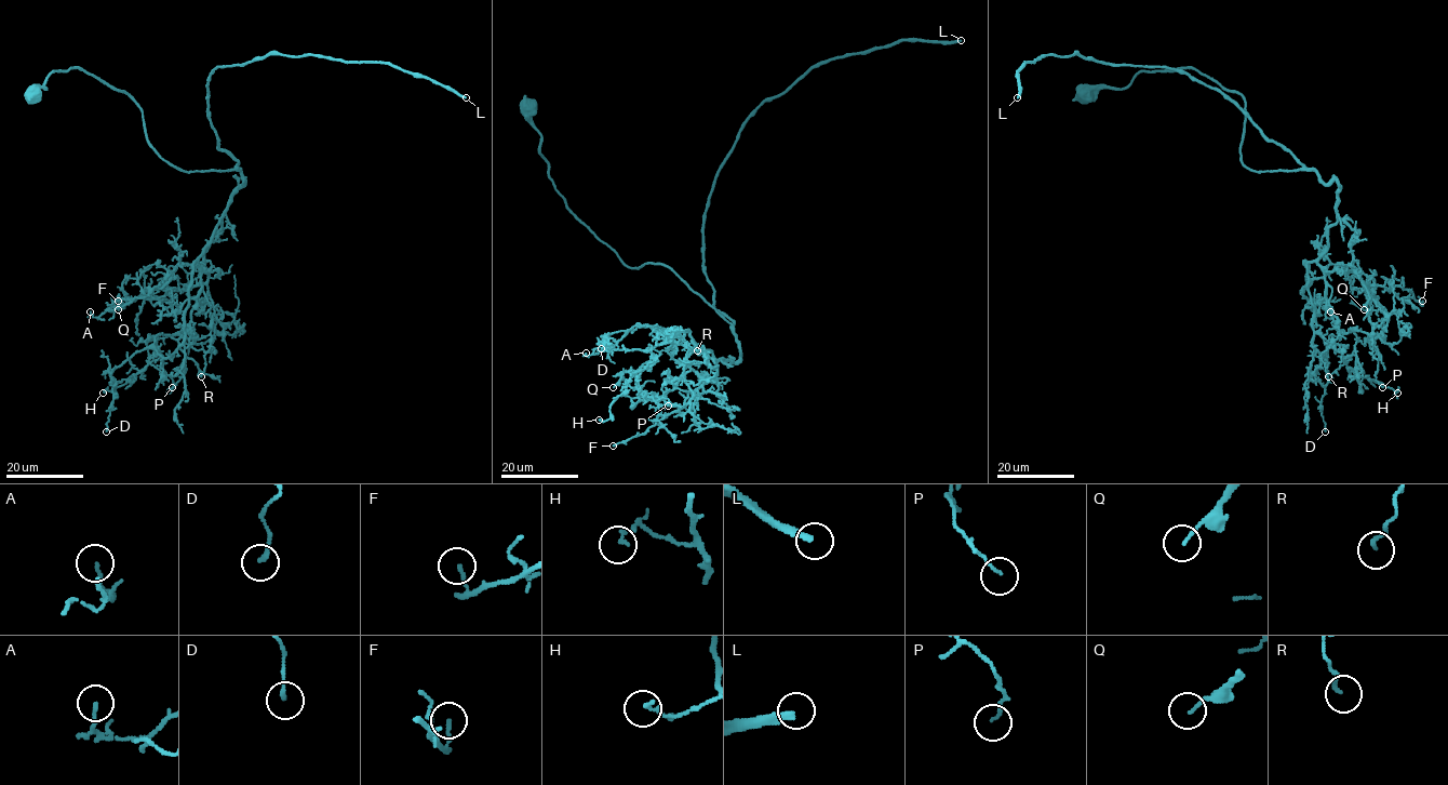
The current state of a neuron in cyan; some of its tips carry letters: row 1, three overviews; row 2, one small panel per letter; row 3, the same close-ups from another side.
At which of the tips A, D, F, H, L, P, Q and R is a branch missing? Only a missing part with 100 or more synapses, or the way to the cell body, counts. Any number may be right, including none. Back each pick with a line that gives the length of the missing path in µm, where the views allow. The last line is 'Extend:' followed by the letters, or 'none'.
L: 120 µm
Extend: L

